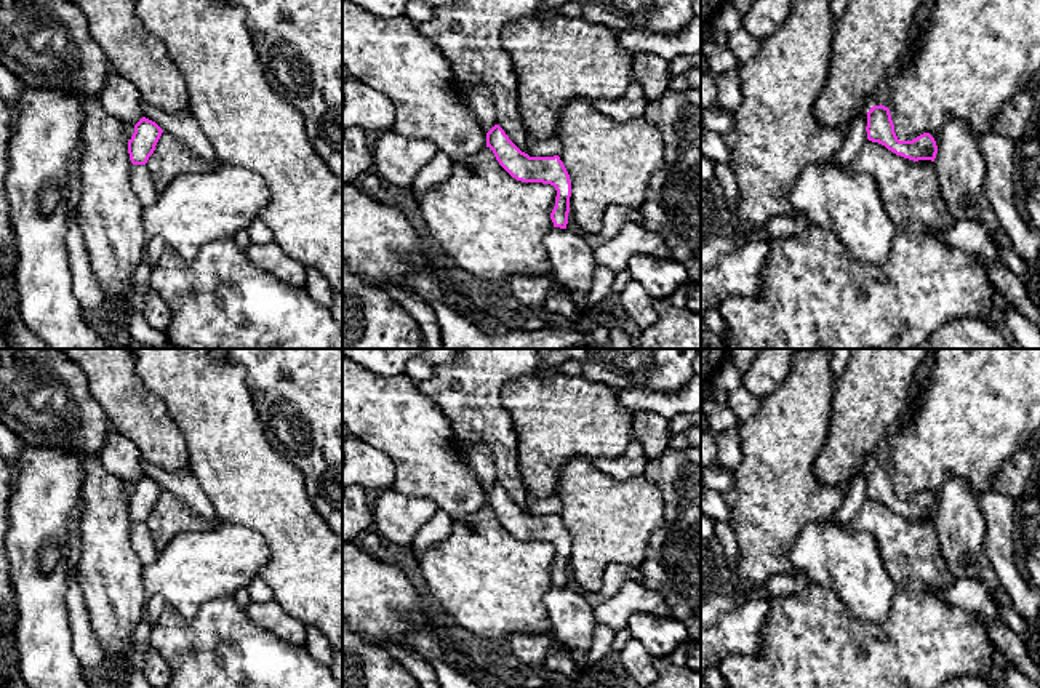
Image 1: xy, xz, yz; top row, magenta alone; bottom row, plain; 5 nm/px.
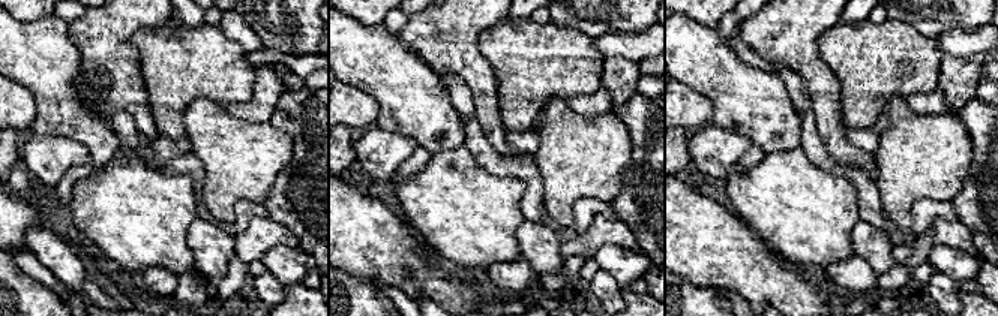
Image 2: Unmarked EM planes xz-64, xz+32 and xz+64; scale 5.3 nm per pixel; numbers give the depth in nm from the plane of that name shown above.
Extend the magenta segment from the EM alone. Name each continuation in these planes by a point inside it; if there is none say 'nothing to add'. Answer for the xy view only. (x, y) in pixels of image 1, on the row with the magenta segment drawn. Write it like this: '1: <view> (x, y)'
nothing to add

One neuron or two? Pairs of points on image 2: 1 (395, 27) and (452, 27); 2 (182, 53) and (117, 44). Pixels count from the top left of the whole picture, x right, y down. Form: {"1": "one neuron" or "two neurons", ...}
{"1": "two neurons", "2": "two neurons"}

